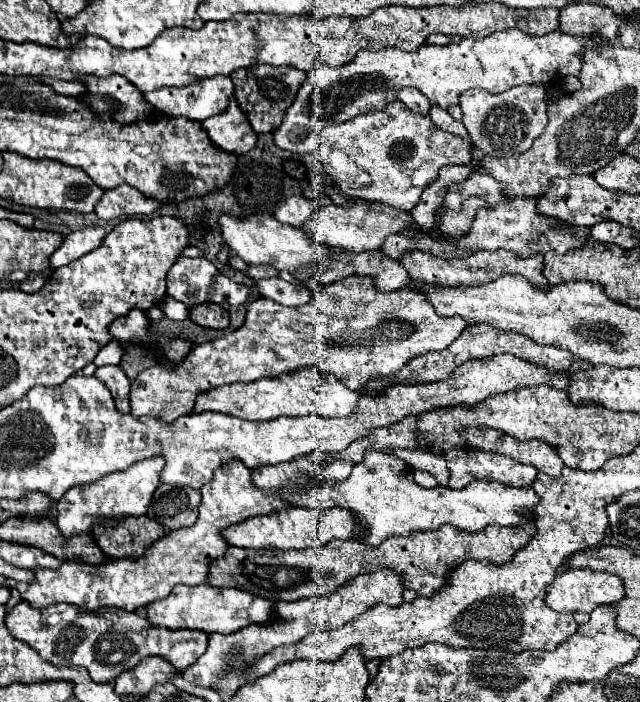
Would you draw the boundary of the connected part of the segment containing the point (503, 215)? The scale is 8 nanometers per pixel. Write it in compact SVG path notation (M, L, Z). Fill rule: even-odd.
M472 172L464 182L460 184L450 184L448 194L444 198L442 208L452 208L460 210L460 204L468 196L480 196L490 206L480 208L476 212L476 218L472 222L470 232L454 242L460 248L470 248L470 250L504 250L514 252L520 257L528 257L537 253L545 254L550 250L556 250L558 254L582 246L582 242L576 238L574 228L568 224L560 224L556 218L546 218L544 214L538 214L536 210L536 198L528 200L518 200L518 198L508 198L504 194L504 187L488 174L476 174Z

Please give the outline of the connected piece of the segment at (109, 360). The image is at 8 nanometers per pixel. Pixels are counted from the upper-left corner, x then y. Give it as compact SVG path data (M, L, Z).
M112 340L108 342L94 358L94 364L96 366L102 366L102 364L118 364L122 358L122 342L118 340Z

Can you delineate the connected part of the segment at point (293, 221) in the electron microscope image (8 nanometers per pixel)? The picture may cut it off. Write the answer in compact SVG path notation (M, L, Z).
M292 196L292 198L282 202L274 210L274 216L282 224L290 224L294 228L302 228L312 218L312 214L316 210L318 210L318 206L312 200L308 200L304 196Z

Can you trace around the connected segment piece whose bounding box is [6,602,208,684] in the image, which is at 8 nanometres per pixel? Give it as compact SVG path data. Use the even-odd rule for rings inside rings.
M20 602L6 614L6 628L14 638L34 642L34 650L54 666L84 666L90 678L98 684L116 680L124 670L132 670L146 656L164 656L180 672L184 672L198 656L206 652L208 634L202 630L166 630L148 624L148 620L136 612L124 610L96 610L90 614L80 606L56 604L46 610L34 610L28 602Z

